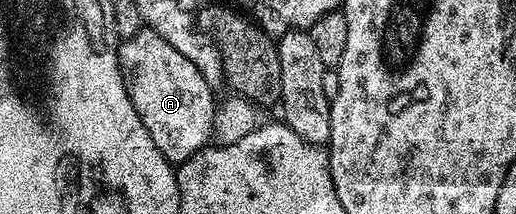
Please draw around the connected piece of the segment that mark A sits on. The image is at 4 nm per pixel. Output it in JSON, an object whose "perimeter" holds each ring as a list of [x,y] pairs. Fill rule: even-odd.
{"perimeter":[[[149,29],[125,36],[118,45],[118,68],[122,71],[128,97],[144,121],[144,129],[148,129],[156,149],[160,149],[169,163],[187,163],[211,142],[215,92],[208,81],[200,77],[200,69],[196,69],[184,53],[172,49],[164,37]]]}

